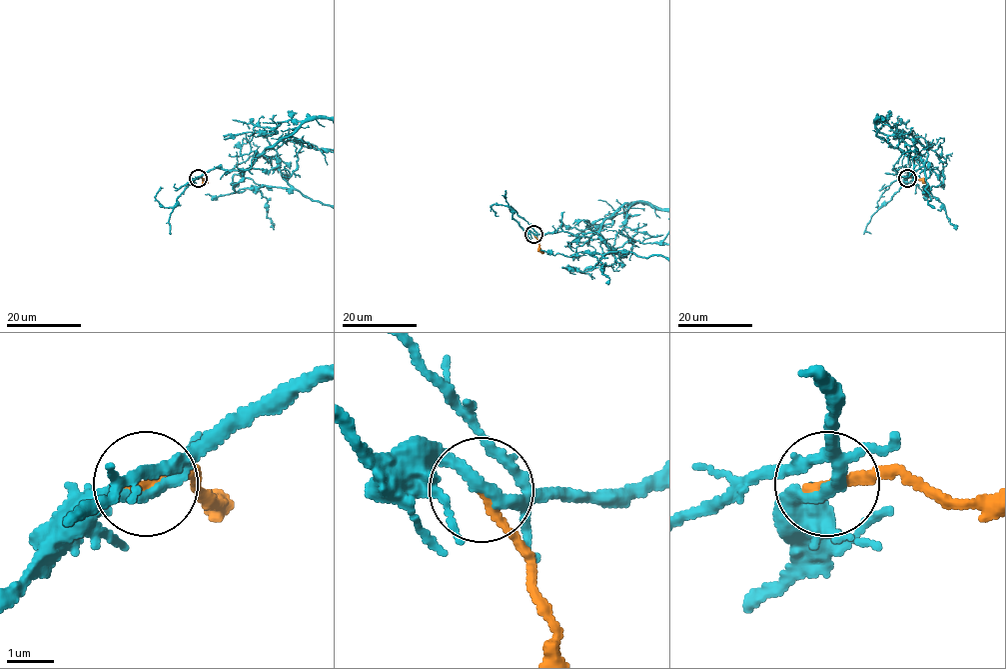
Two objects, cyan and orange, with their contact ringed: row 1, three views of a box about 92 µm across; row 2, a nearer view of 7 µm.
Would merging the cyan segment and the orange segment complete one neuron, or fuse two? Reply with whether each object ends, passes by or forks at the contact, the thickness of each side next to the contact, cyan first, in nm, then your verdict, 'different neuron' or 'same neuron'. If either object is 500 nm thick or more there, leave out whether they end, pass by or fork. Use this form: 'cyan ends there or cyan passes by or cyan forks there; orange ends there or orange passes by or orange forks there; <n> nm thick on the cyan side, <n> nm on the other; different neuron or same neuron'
cyan passes by; orange ends there; 240 nm thick on the cyan side, 240 nm on the other; different neuron

